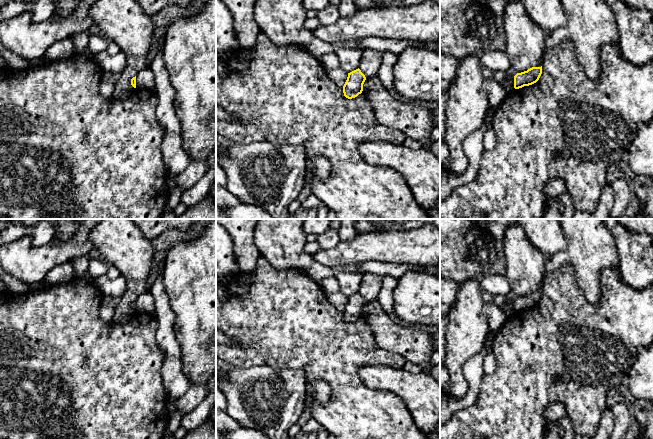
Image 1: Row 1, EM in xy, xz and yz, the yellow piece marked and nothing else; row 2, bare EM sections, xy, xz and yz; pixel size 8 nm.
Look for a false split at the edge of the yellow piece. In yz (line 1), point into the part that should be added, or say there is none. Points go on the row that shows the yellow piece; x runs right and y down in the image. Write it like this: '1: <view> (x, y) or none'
1: none

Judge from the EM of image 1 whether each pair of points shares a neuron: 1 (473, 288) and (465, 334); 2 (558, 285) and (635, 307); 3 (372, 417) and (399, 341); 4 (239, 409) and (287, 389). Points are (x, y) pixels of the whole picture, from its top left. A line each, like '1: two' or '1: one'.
1: one
2: one
3: two
4: one

